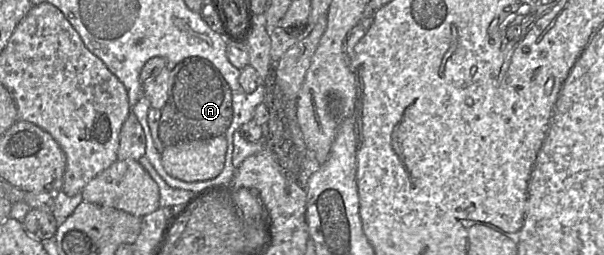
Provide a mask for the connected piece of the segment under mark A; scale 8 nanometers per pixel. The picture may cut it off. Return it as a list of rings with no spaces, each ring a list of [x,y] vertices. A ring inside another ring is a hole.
[[[188,57],[169,66],[168,99],[161,109],[158,127],[161,142],[171,146],[224,135],[233,120],[233,92],[220,71],[203,57]]]

